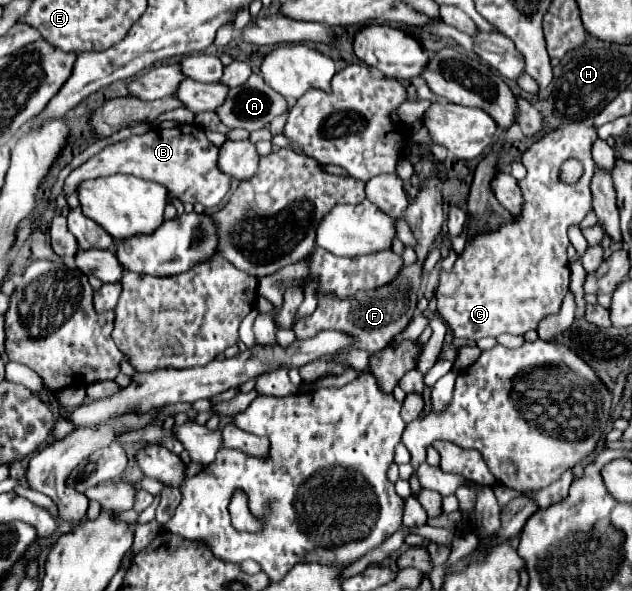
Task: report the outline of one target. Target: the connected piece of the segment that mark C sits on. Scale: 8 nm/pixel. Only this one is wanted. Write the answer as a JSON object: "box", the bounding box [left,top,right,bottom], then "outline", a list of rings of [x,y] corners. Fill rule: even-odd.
{"box":[435,121,597,341],"outline":[[[587,121],[579,123],[565,123],[555,131],[547,131],[541,139],[537,139],[529,151],[523,153],[521,161],[527,167],[527,177],[521,179],[517,185],[523,193],[523,207],[521,215],[505,221],[495,231],[475,233],[471,241],[467,241],[465,251],[457,255],[457,261],[451,271],[439,273],[439,283],[435,289],[437,311],[445,325],[453,331],[455,337],[467,341],[479,341],[483,337],[499,337],[501,333],[511,335],[525,335],[529,329],[537,329],[539,321],[545,315],[559,313],[565,295],[569,293],[569,259],[567,247],[569,237],[567,229],[571,225],[579,225],[583,217],[591,209],[591,177],[593,177],[593,159],[591,159],[591,145],[597,139],[597,131],[587,125]],[[567,159],[577,159],[583,165],[583,175],[577,183],[565,183],[559,179],[561,165]]]}

